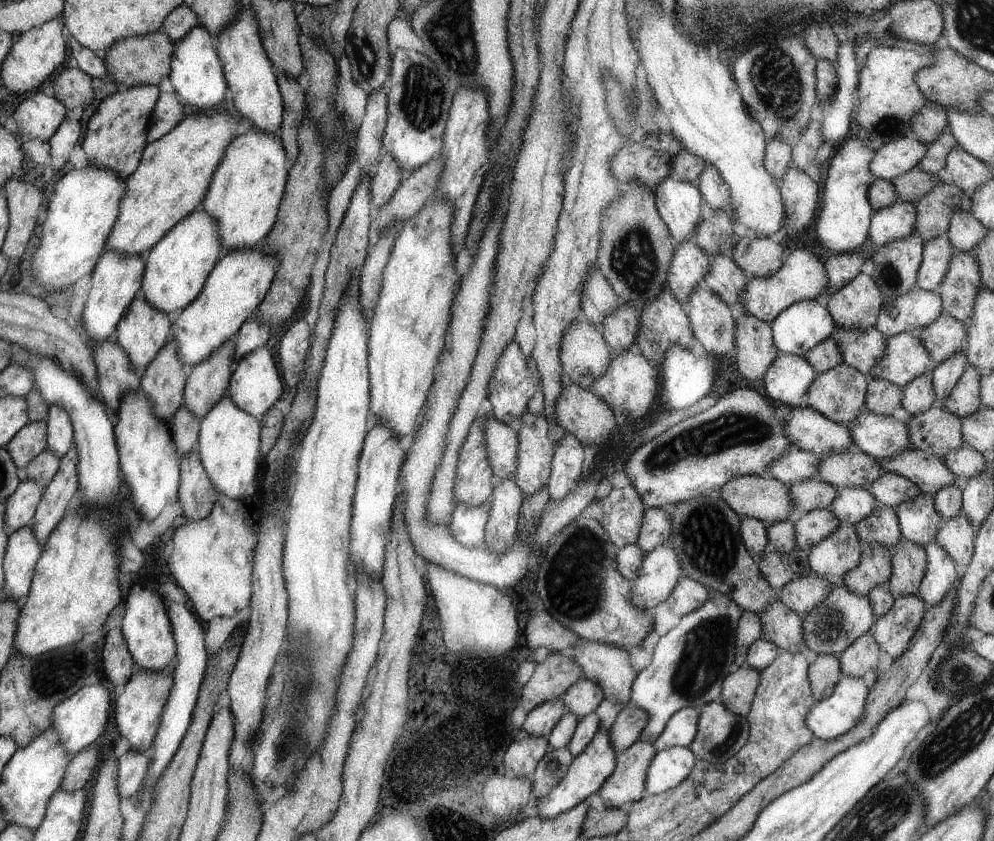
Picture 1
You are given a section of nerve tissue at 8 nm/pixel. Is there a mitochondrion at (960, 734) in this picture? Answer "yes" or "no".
yes

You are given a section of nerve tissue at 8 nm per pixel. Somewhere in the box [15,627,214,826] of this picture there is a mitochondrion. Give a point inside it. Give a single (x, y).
(44, 679)

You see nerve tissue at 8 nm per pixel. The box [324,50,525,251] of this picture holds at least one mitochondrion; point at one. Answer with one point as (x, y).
(422, 103)

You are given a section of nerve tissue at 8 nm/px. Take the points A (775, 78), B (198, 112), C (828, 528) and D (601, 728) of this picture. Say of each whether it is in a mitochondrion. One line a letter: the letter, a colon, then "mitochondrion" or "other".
A: mitochondrion
B: other
C: other
D: other

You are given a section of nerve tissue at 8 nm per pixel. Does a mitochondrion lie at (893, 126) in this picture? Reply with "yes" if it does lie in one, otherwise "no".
yes

